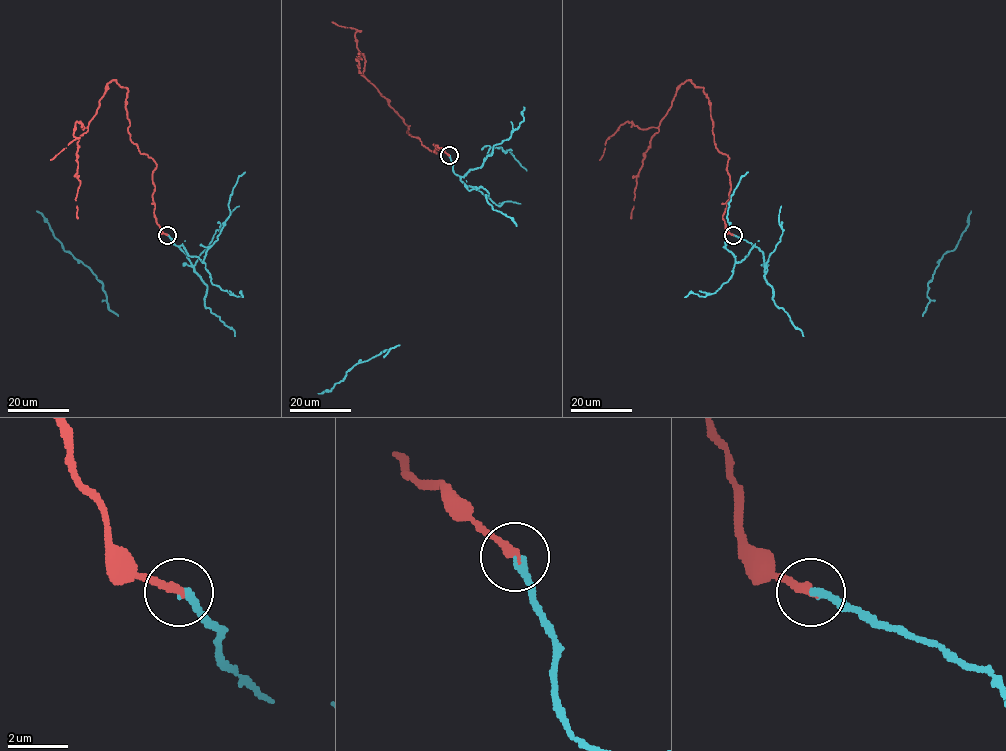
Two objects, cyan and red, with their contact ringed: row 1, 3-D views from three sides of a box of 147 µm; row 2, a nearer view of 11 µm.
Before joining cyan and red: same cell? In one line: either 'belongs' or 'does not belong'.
belongs

